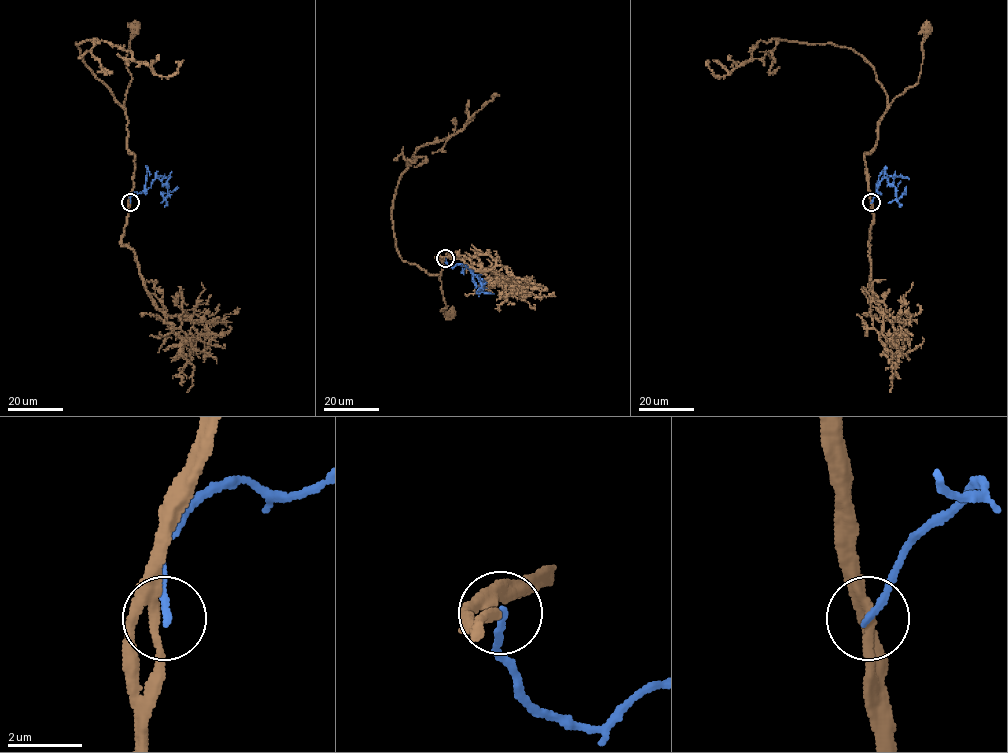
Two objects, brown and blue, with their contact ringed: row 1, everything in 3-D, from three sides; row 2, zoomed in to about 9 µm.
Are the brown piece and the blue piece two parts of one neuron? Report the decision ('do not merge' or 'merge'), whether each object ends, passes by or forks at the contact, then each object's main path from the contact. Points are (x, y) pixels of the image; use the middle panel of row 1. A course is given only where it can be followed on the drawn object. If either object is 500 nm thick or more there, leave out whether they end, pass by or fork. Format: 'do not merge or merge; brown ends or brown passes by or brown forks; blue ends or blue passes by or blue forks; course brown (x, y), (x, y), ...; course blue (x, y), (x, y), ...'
do not merge; brown forks; blue ends; course brown (445, 259), (450, 252), (442, 262), (439, 277), (447, 305), (441, 310), (449, 313); course blue (445, 259), (449, 266), (464, 264), (477, 275), (483, 283), (479, 292), (494, 293)

